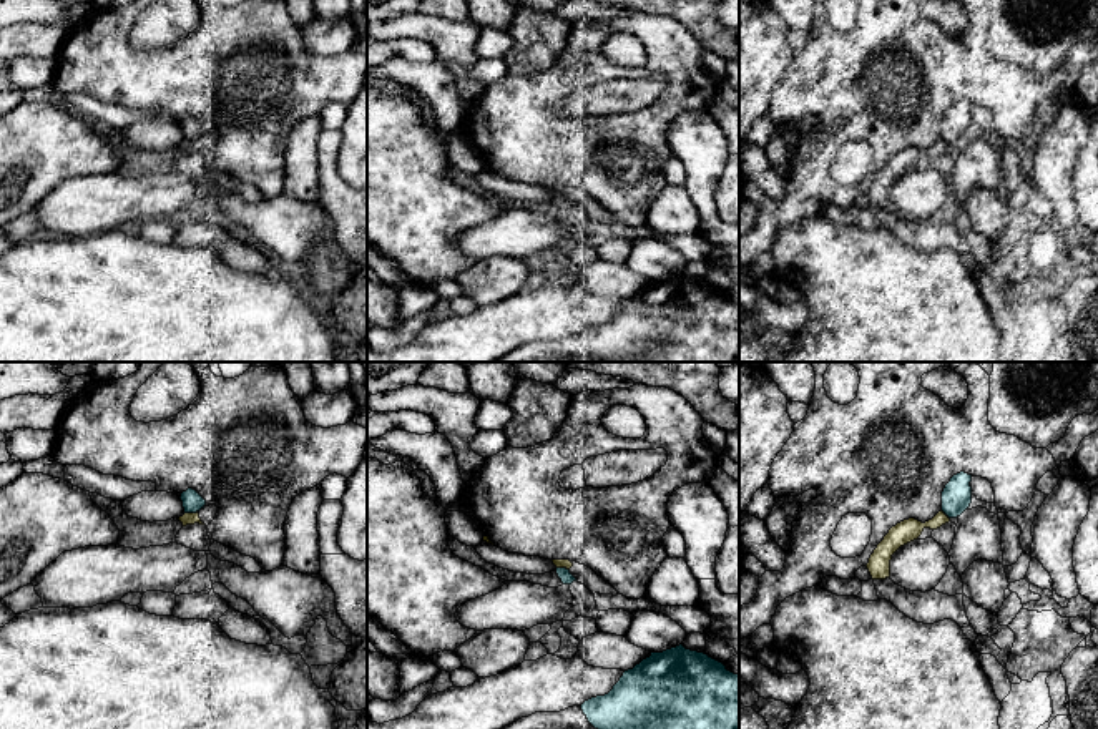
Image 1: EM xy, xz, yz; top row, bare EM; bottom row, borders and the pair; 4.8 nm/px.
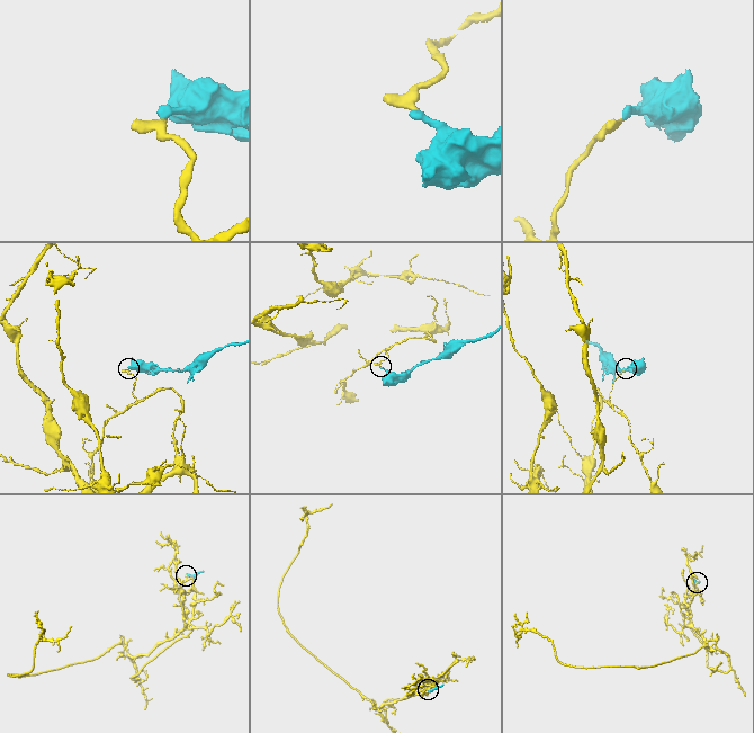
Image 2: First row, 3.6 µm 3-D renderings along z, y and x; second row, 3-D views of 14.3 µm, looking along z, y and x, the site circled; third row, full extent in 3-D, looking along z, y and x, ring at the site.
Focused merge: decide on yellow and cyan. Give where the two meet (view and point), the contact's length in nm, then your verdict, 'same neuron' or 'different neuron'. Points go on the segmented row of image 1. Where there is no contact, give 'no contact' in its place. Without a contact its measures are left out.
xy (190, 513) | 70 nm | different neuron

